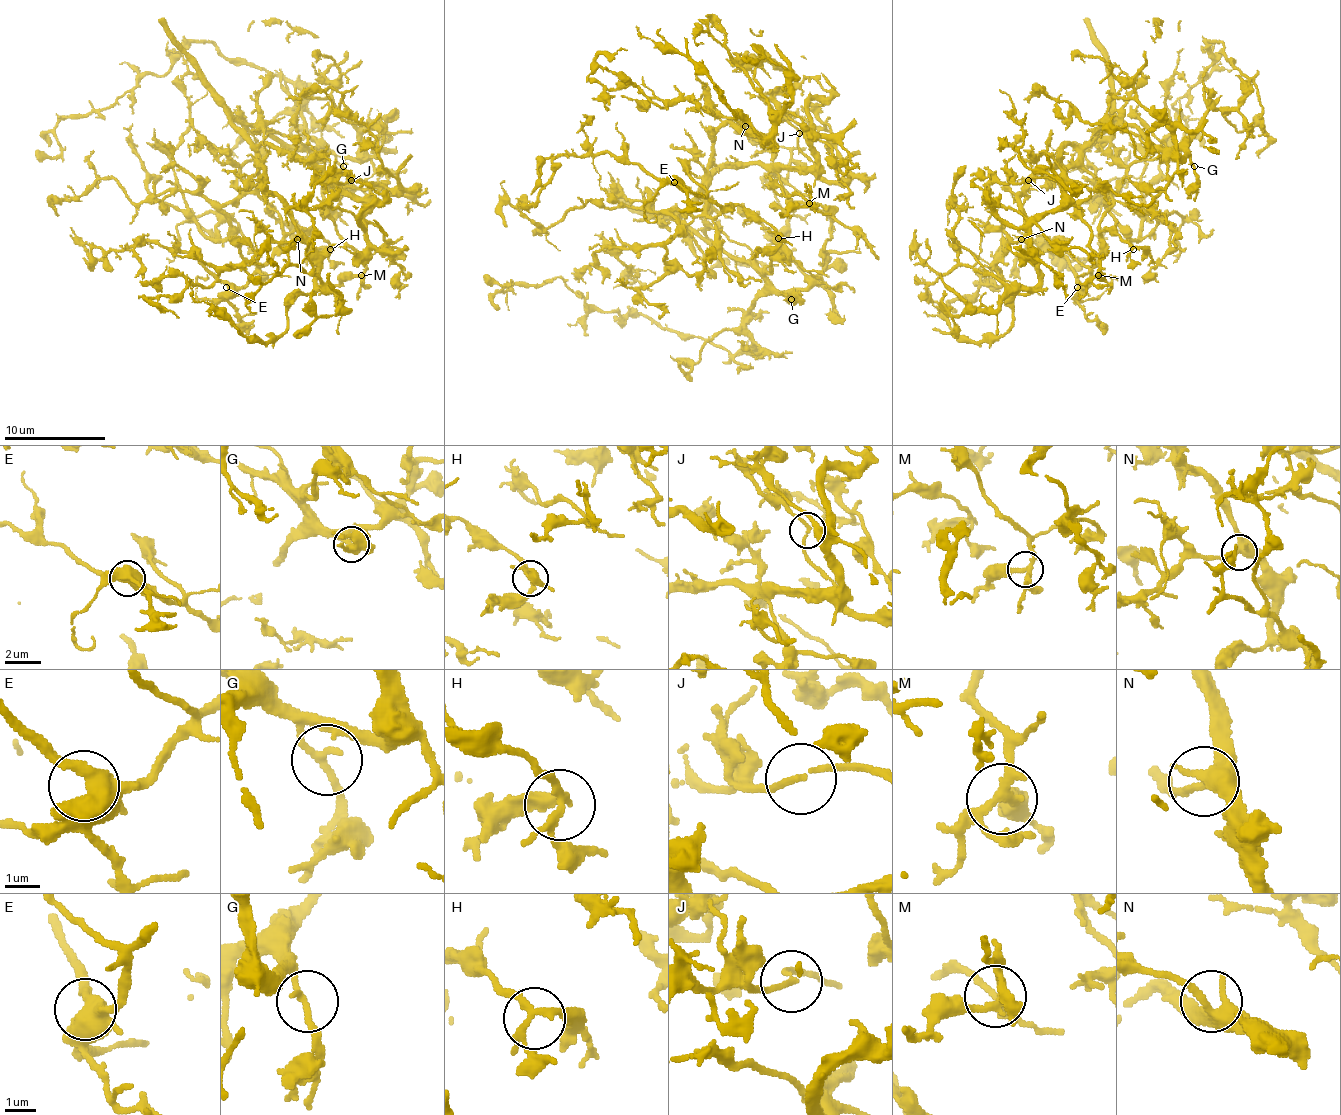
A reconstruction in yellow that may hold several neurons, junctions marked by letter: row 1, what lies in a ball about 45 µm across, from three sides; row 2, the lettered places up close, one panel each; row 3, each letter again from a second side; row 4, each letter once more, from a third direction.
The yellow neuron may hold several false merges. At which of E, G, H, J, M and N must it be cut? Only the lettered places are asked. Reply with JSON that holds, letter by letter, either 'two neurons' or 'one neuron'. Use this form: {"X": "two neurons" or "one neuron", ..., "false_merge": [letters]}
{"E": "one neuron", "G": "one neuron", "H": "one neuron", "J": "one neuron", "M": "one neuron", "N": "one neuron", "false_merge": []}

